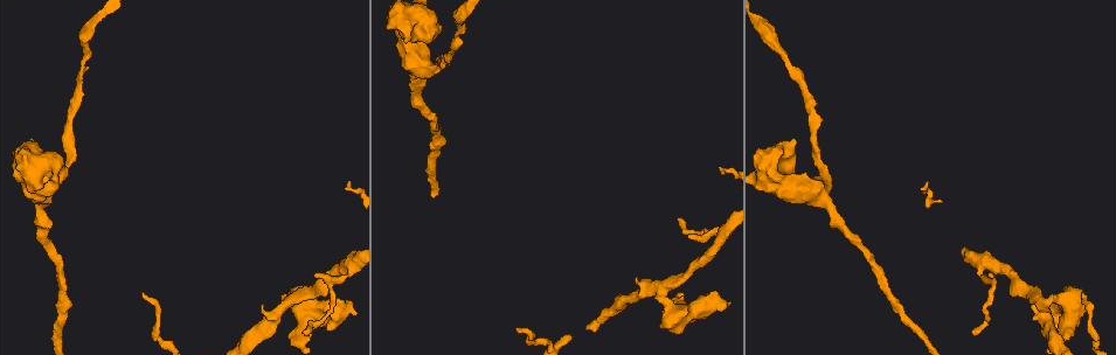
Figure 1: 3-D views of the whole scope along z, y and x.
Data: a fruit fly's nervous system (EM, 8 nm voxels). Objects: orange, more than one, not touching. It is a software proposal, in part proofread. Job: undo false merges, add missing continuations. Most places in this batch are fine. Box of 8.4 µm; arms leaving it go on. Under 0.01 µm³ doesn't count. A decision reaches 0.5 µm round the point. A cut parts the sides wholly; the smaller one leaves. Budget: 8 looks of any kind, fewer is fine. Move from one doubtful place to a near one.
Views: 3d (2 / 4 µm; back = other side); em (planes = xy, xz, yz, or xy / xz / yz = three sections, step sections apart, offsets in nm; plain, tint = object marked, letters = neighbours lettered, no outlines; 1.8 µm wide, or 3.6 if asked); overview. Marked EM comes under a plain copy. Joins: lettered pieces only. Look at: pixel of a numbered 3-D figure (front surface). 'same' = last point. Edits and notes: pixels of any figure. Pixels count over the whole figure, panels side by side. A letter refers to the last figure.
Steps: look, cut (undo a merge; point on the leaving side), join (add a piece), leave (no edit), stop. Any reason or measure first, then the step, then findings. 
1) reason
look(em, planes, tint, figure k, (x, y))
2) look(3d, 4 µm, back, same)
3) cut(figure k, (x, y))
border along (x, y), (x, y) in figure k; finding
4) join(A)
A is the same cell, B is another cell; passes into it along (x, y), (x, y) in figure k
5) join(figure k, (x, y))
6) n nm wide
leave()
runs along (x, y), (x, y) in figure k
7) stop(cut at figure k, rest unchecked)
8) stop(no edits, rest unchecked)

branch stops here
look(em, xy, step 8, tint, figure 1, (688, 236))

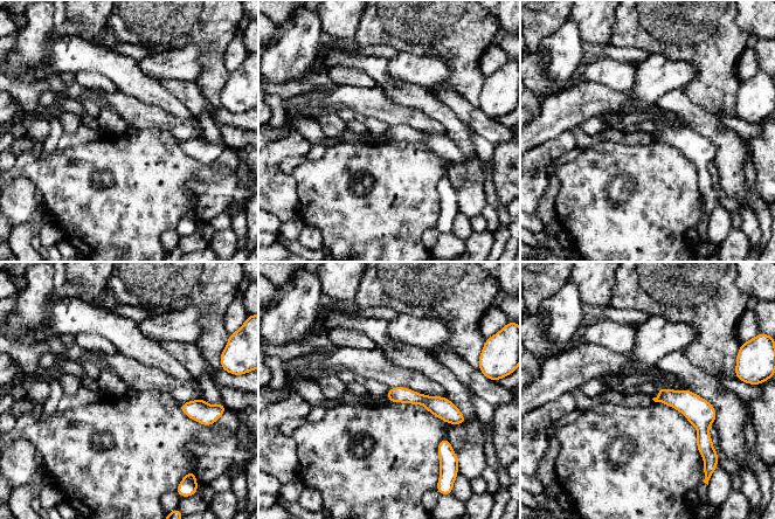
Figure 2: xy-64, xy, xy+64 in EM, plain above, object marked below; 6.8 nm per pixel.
cut it another way
look(em, planes, letters, same)

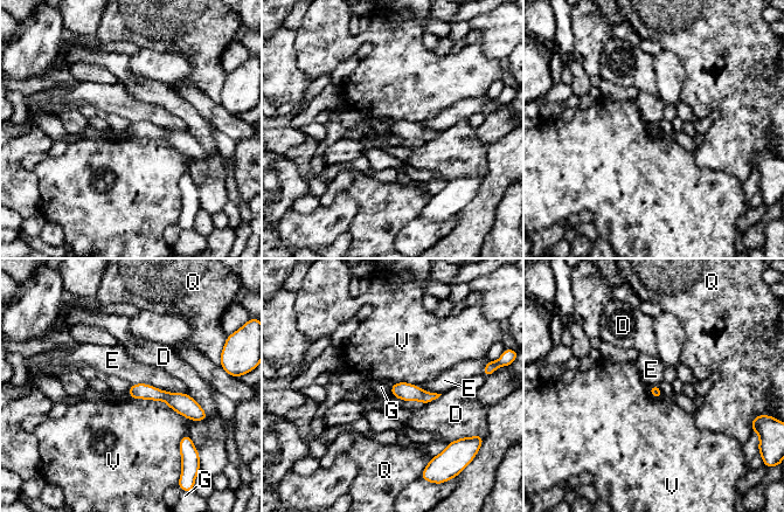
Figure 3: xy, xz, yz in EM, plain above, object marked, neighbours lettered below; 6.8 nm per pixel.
leave()
D, E, G, Q and V are other cells; border along (392, 384), (392, 394), (402, 401) in figure 3; no lettered piece goes on from it

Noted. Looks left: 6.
free end
look(em, planes, letters, figure 1, (144, 292))

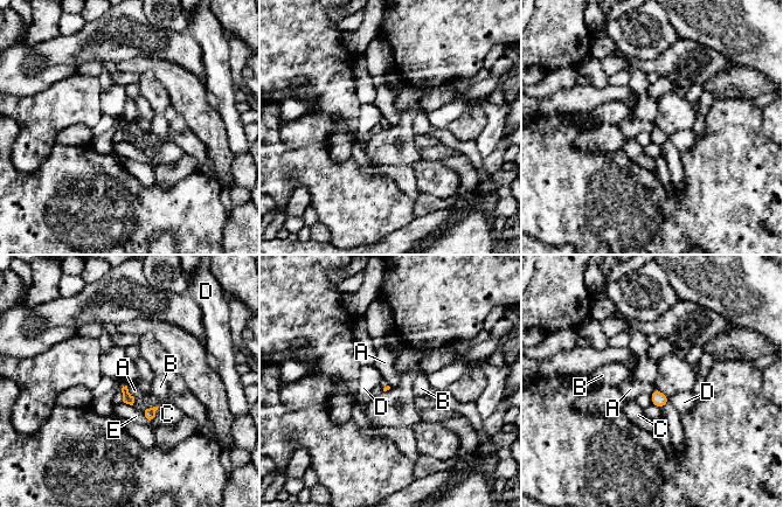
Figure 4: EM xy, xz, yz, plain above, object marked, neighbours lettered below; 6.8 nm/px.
leave()
A, B, C, D and E are other cells; border along (126, 386), (133, 397) in figure 4; none of them fits

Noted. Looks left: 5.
sharp bend
look(3d, 4 µm, figure 1, (335, 309))

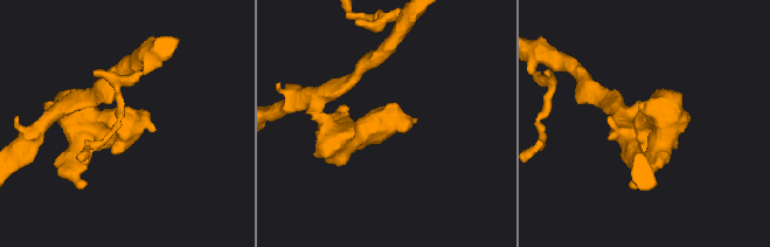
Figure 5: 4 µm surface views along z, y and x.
shape alone is not enough
look(em, xy, step 4, tint, figure 5, (384, 122))

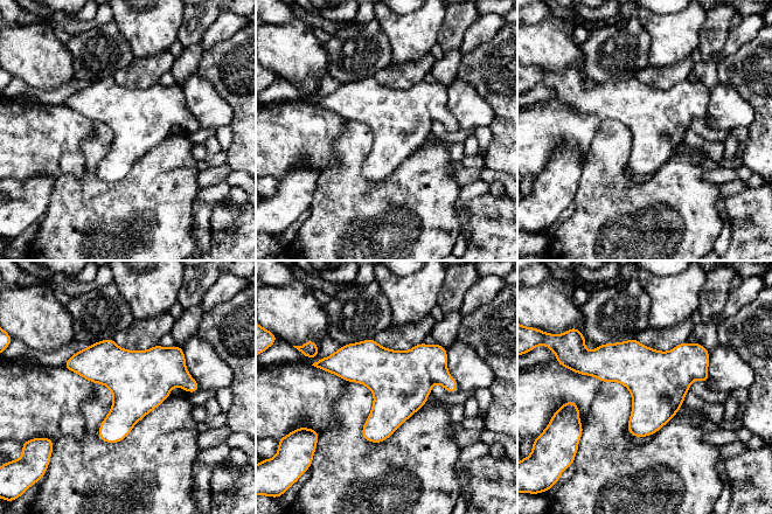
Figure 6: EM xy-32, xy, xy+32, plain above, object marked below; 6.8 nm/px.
another direction
look(em, xz, step 4, letters, same)

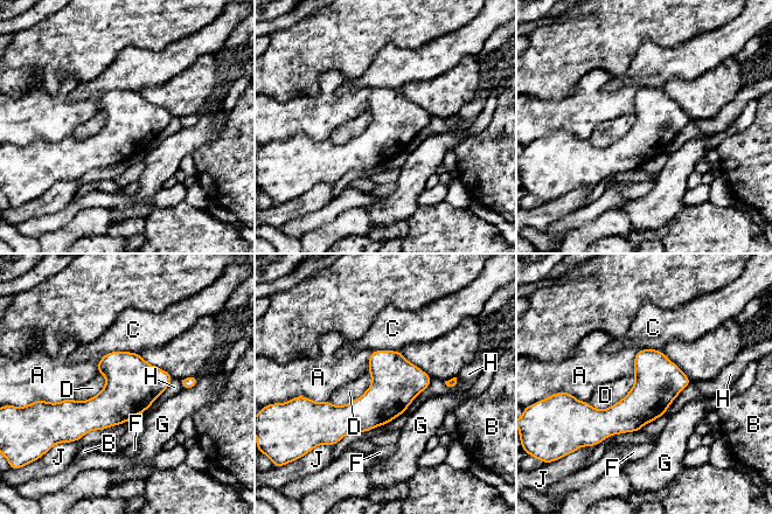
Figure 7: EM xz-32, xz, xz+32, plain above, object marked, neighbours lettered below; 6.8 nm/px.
leave()
A, B, C, D, F, G, H and J are other cells; border along (634, 376), (611, 405), (588, 402) in figure 7; one cell here

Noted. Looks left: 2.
stop(no edits, rest unchecked)

